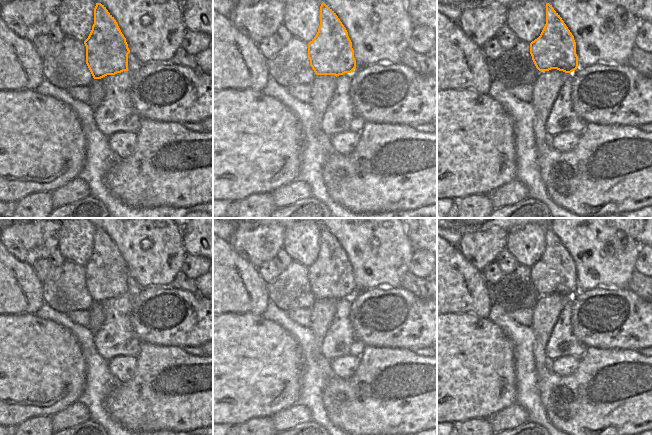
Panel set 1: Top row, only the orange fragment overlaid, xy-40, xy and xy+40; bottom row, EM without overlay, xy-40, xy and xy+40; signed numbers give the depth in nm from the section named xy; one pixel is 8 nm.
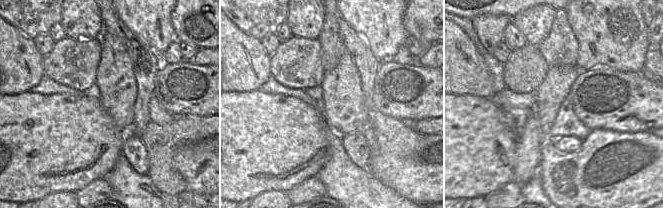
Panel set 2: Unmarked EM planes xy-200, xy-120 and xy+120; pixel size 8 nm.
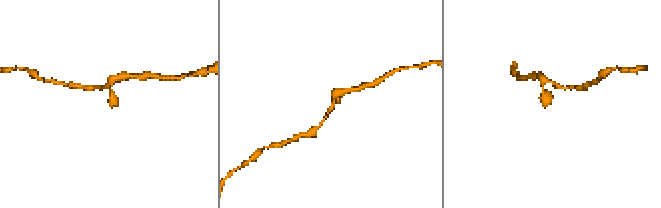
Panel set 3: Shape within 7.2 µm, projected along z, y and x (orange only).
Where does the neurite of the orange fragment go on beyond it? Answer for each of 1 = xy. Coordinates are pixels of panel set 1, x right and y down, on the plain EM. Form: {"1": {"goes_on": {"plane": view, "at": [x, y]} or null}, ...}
{"1": {"goes_on": null}}

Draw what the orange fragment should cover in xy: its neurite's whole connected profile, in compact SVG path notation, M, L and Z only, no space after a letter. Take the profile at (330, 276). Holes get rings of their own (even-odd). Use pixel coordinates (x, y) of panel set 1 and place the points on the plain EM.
M325 227L320 230L320 250L316 260L308 267L310 290L316 299L343 299L356 292L354 274L348 256L336 237Z

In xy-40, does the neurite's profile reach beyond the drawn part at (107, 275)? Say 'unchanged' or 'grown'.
unchanged

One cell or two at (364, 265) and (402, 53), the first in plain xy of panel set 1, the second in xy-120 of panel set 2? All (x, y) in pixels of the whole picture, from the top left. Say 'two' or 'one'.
two

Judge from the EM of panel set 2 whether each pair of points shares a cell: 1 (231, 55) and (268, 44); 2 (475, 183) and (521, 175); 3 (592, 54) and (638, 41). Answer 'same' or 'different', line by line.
1: different
2: different
3: same

